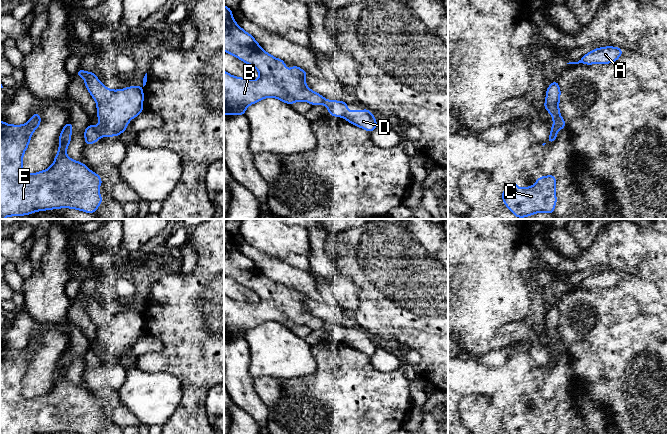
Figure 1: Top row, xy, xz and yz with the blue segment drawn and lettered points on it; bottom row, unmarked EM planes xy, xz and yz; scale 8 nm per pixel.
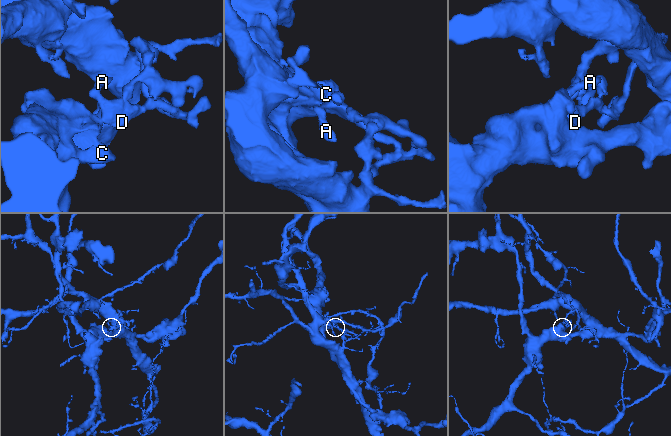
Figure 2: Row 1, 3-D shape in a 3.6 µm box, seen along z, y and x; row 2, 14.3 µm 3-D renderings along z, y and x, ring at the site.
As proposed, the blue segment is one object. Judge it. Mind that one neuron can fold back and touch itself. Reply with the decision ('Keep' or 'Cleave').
Cleave

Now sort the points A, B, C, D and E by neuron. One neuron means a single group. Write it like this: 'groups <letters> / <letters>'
groups A D / B C E

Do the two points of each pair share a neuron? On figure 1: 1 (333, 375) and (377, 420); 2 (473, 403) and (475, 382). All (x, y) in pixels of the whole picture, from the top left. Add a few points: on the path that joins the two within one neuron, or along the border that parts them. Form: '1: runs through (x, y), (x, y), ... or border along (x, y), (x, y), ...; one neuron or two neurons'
1: runs through (344, 386), (366, 409); one neuron
2: border along (488, 395), (465, 395), (463, 397); two neurons

